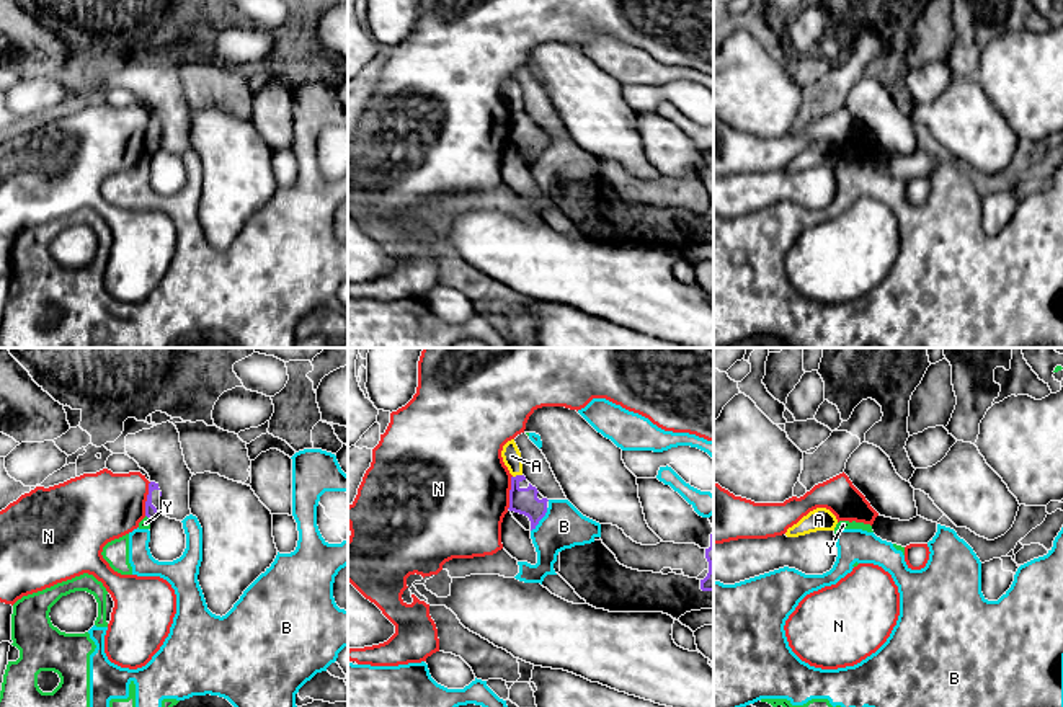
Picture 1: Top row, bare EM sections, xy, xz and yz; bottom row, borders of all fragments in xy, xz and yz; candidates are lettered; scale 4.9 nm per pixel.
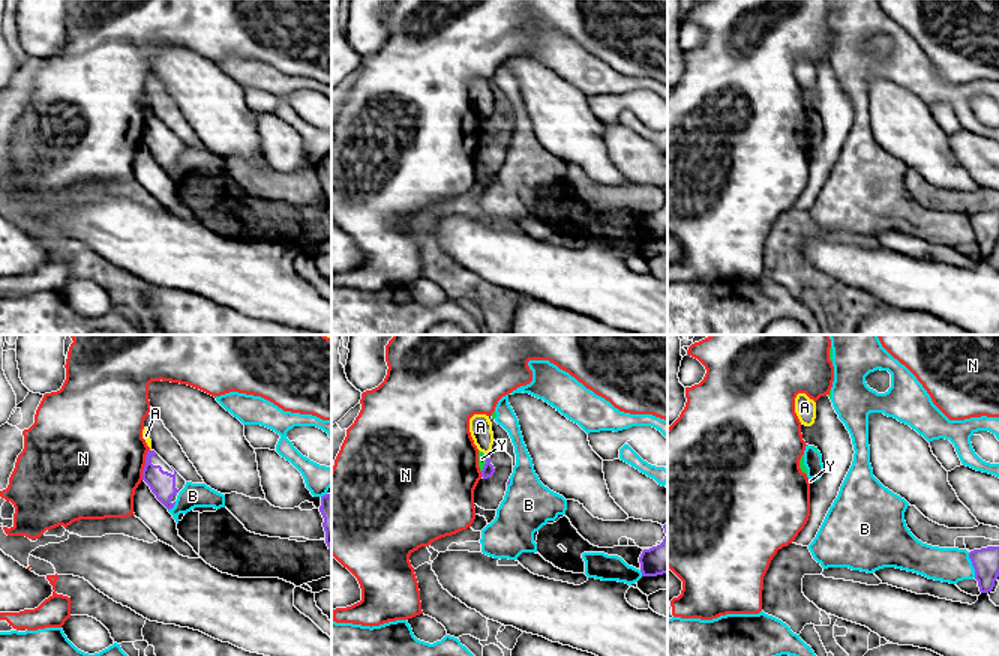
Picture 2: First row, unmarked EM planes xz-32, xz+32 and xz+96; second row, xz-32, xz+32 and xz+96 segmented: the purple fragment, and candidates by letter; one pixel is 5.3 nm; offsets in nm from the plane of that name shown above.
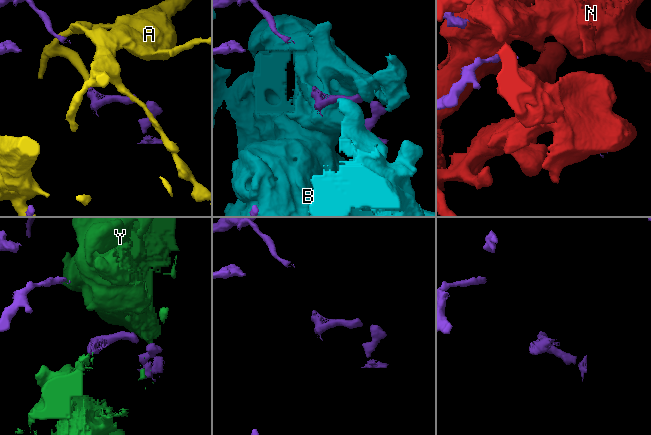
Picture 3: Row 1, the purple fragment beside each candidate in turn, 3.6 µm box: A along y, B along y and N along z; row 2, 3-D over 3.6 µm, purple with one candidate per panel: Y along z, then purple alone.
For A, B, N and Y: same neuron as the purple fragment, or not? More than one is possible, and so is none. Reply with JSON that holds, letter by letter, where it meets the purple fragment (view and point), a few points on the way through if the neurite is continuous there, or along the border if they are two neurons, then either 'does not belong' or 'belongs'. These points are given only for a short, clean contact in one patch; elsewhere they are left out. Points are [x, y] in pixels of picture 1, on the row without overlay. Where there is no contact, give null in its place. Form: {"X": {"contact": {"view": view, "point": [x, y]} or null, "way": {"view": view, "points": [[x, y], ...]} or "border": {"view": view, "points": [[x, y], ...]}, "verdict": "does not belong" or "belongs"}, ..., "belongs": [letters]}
{"A": {"contact": {"view": "xz", "point": [516, 110]}, "verdict": "does not belong"}, "B": {"contact": {"view": "xz", "point": [541, 152]}, "verdict": "does not belong"}, "N": {"contact": {"view": "xy", "point": [147, 133]}, "verdict": "does not belong"}, "Y": {"contact": {"view": "xy", "point": [149, 152]}, "border": {"view": "xy", "points": [[146, 149], [151, 154]]}, "verdict": "does not belong"}, "belongs": []}

